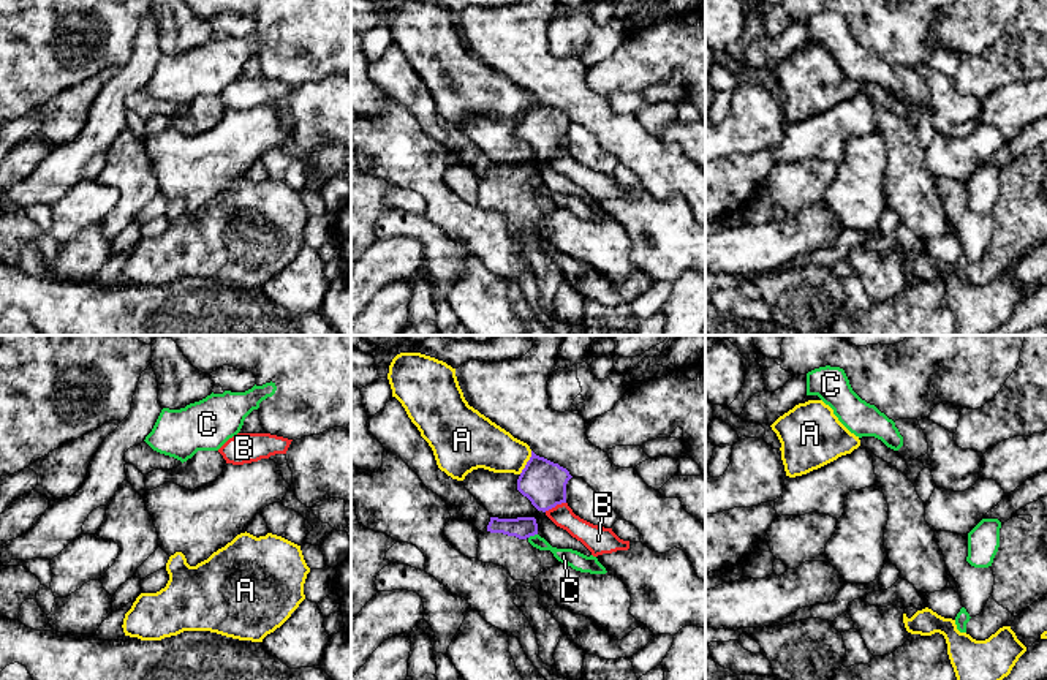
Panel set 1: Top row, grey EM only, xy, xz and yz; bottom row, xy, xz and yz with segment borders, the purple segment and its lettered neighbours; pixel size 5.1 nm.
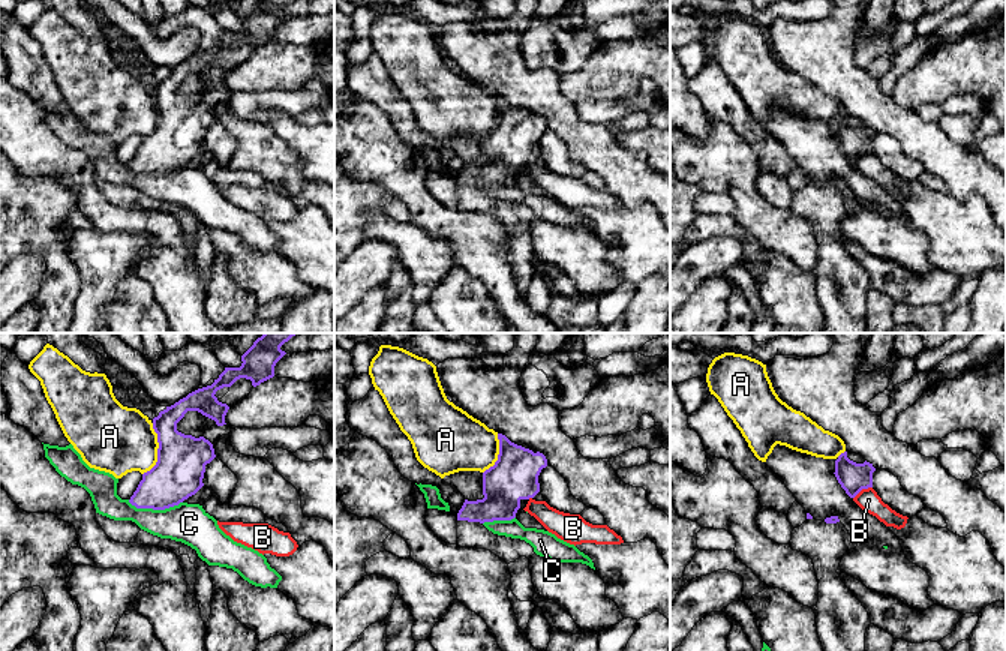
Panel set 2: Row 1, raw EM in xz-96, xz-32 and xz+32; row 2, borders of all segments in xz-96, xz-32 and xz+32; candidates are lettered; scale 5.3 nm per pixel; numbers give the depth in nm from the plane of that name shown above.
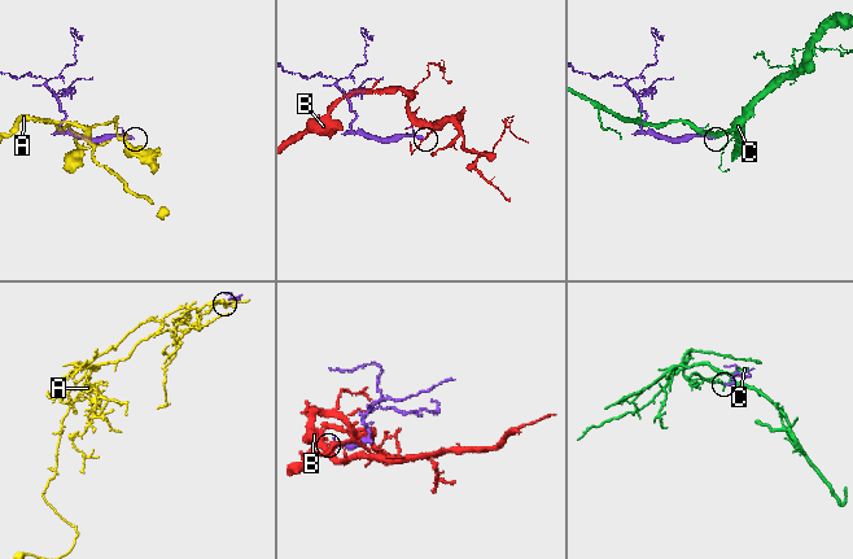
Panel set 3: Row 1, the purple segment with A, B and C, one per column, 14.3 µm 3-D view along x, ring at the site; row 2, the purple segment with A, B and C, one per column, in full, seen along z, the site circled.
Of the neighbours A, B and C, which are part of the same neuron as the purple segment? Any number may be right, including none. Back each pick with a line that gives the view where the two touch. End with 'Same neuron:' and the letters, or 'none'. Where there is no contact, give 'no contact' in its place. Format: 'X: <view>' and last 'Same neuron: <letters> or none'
Same neuron: none

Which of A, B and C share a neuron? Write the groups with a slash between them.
A / B / C

